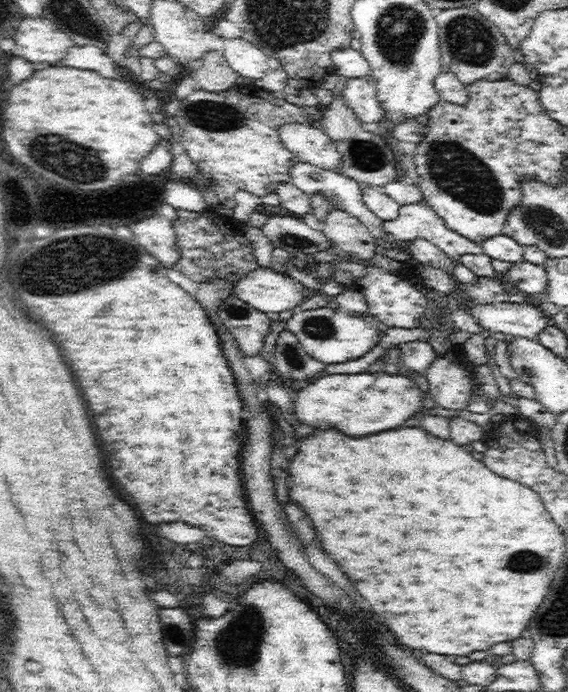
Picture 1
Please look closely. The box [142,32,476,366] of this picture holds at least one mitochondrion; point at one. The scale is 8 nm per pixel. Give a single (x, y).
(214, 116)

